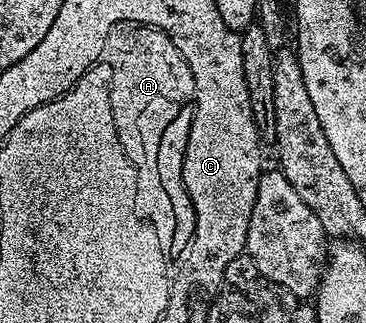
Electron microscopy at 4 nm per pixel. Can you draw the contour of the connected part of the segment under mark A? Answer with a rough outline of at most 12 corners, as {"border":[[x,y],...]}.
{"border":[[159,29],[109,31],[117,129],[195,103],[189,63]]}

